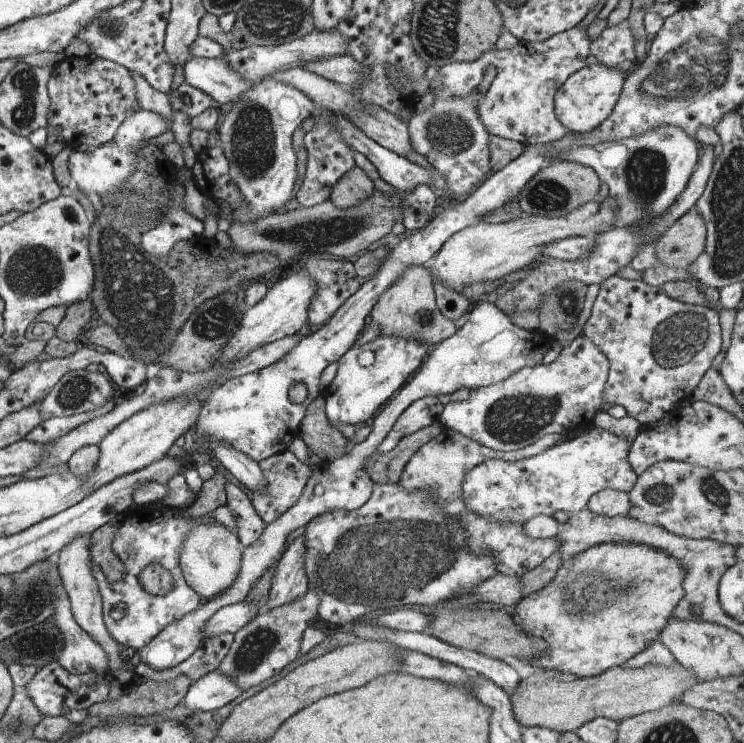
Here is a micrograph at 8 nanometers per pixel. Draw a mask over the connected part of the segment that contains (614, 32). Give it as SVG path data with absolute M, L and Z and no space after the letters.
M627 20L606 28L592 43L591 54L598 63L622 69L629 74L637 62L634 47L636 38Z

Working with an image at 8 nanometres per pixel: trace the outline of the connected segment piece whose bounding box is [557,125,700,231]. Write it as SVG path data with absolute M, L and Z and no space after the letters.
M660 126L644 135L626 138L596 147L581 147L563 153L557 160L582 163L592 168L602 183L608 185L609 196L615 201L615 221L612 228L643 228L646 220L658 219L668 213L682 194L697 168L698 141L680 128Z

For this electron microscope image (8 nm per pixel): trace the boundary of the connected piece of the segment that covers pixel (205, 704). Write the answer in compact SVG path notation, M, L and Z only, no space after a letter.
M218 668L193 682L184 703L192 711L214 711L230 704L243 692L232 680L223 676Z

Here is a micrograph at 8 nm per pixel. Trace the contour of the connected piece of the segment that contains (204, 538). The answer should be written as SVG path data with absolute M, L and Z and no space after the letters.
M200 524L190 535L181 553L181 568L186 583L200 594L203 600L214 599L228 591L241 572L244 548L241 540L224 525Z

